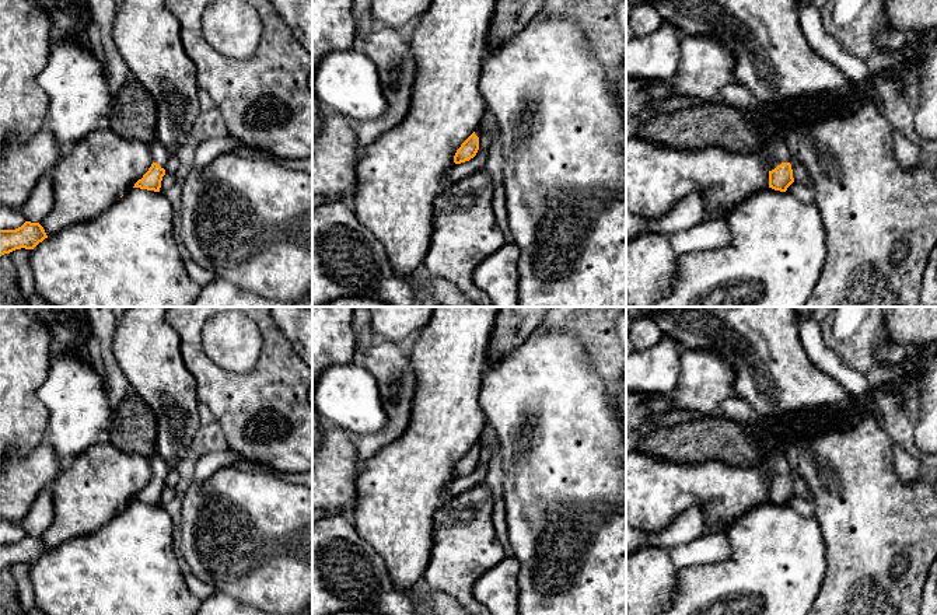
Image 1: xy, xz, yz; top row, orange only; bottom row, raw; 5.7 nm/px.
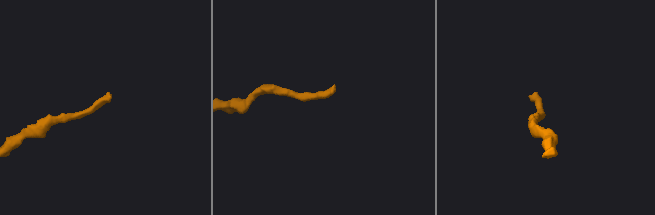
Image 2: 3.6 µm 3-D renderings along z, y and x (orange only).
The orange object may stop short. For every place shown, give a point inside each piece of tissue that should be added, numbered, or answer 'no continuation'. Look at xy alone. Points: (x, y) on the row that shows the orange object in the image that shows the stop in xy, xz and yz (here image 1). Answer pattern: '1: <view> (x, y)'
1: xy (158, 153)

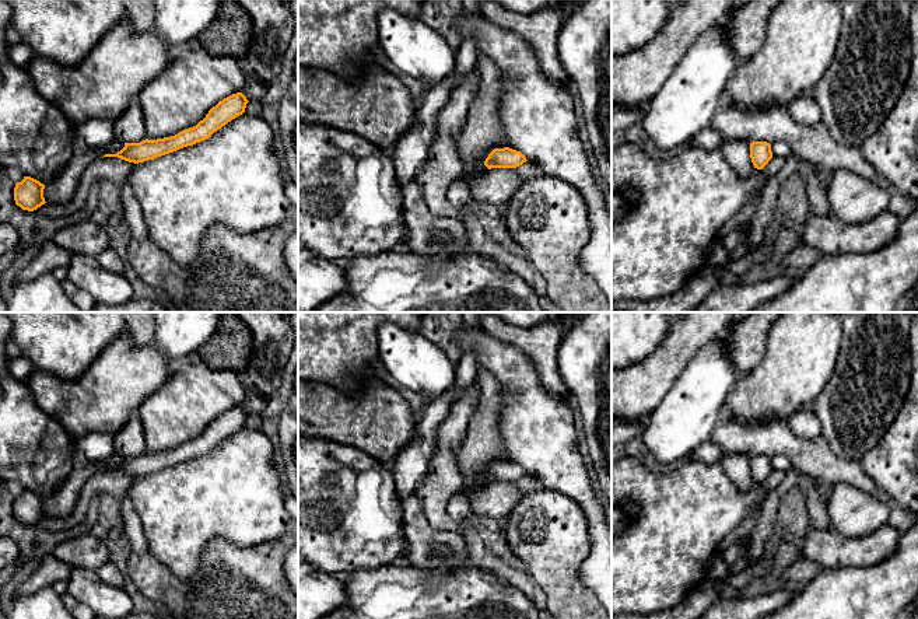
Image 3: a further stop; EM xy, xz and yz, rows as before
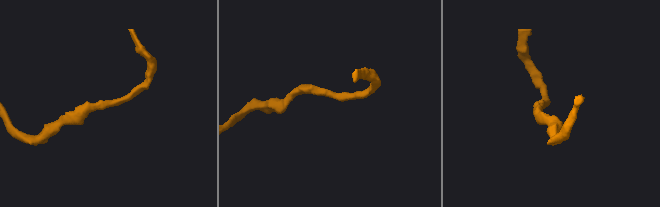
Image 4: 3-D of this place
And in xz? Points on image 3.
no continuation

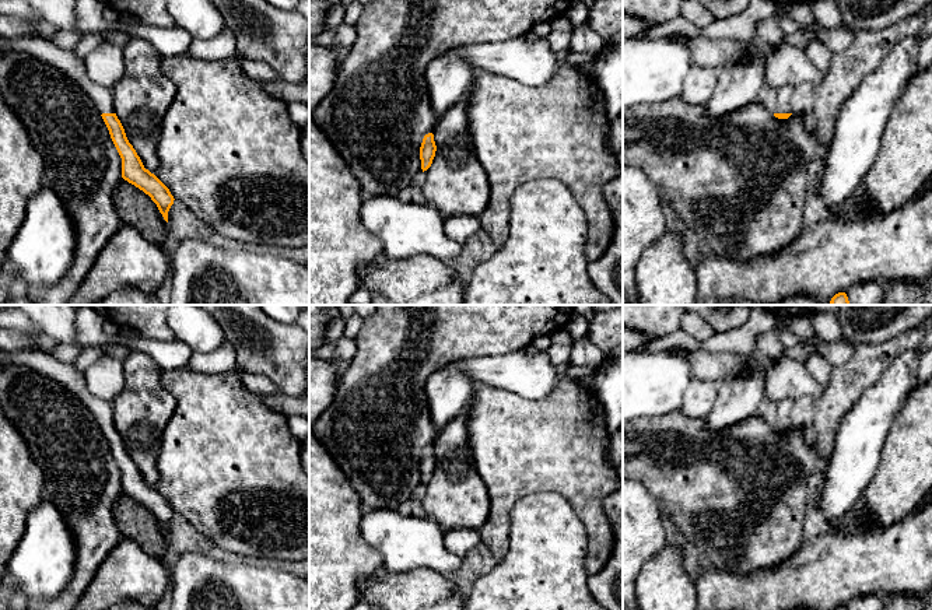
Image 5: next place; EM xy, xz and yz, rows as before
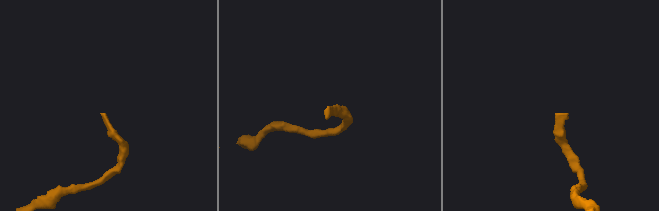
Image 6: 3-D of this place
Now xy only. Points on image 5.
1: xy (67, 62)

